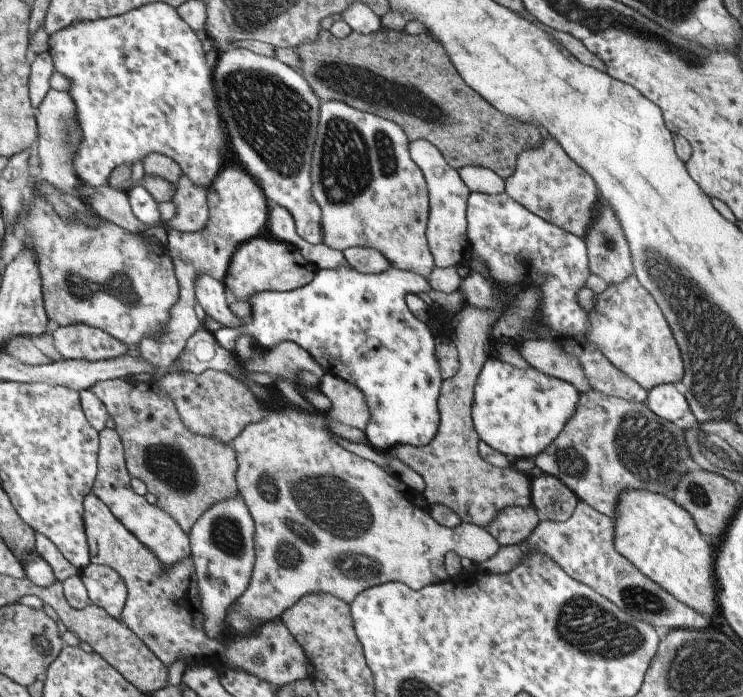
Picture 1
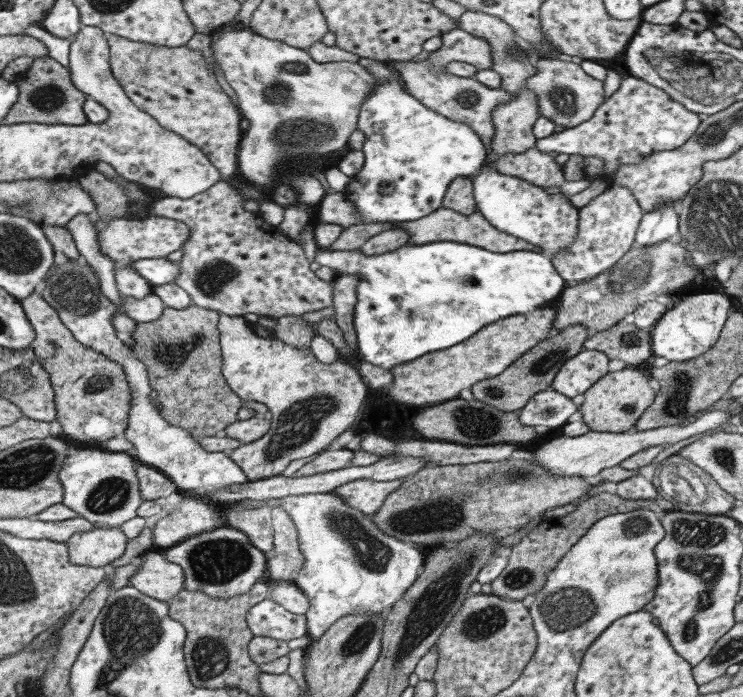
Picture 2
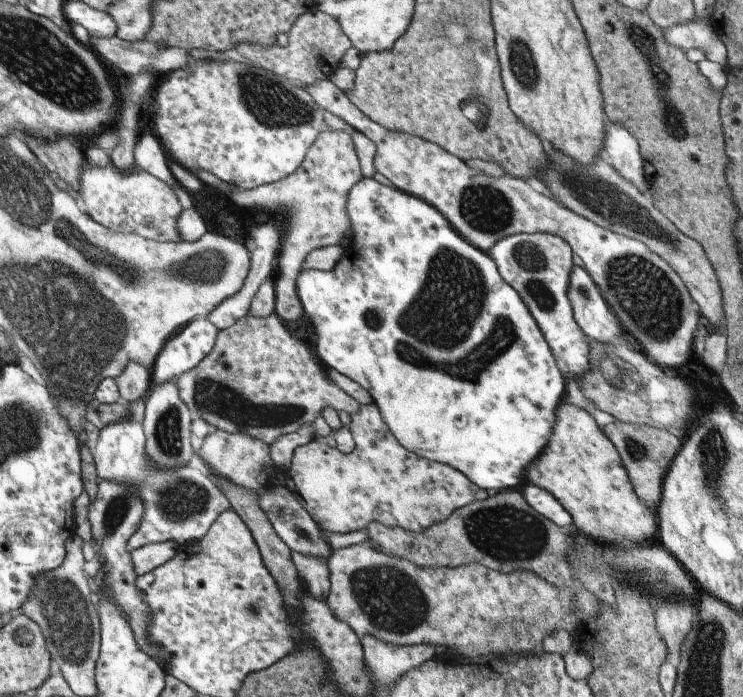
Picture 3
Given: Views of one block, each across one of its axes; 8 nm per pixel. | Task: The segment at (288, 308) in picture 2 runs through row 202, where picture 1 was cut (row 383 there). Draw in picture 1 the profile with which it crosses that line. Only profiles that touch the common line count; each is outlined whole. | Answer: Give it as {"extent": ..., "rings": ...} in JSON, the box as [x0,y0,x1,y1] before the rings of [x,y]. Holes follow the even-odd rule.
{"extent":[151,369,266,445],"rings":[[[207,369],[198,375],[187,371],[167,371],[160,377],[152,377],[151,382],[173,401],[176,413],[187,430],[226,445],[246,424],[259,422],[266,411],[244,382],[221,371]]]}

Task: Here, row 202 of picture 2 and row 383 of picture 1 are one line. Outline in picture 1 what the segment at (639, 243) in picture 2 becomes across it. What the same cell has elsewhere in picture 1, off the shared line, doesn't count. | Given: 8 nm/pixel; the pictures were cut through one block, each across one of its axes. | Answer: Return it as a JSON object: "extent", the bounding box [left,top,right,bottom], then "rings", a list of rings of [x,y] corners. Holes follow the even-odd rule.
{"extent":[646,383,688,420],"rings":[[[663,383],[646,391],[646,407],[663,420],[677,420],[683,416],[688,404],[677,384]]]}

